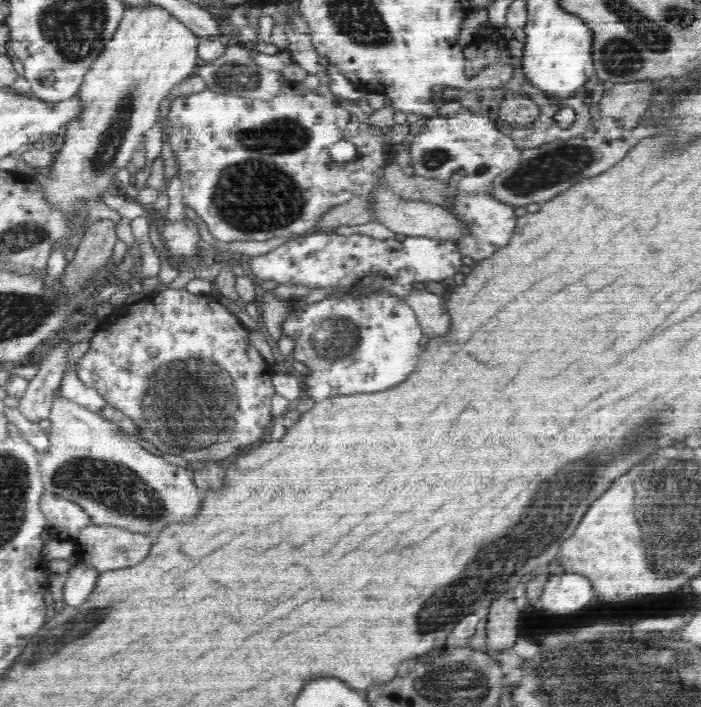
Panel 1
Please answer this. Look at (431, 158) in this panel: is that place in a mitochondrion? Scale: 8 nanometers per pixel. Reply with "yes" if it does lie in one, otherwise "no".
yes

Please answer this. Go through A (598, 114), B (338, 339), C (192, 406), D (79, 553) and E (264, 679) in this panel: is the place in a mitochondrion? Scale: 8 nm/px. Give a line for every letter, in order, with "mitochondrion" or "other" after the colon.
A: other
B: mitochondrion
C: mitochondrion
D: other
E: other

